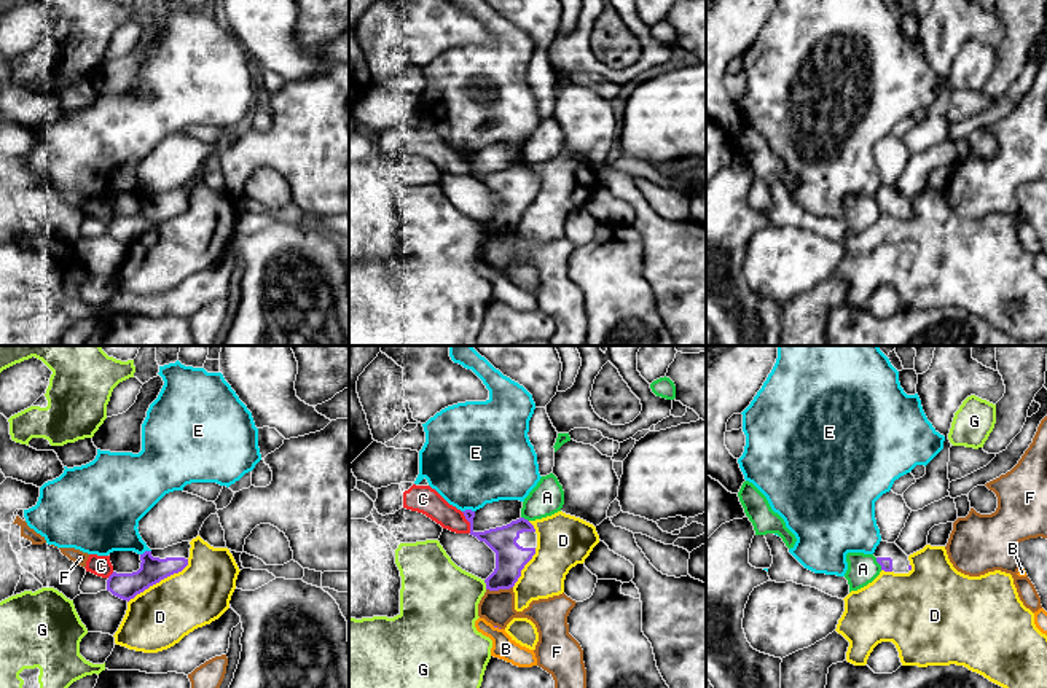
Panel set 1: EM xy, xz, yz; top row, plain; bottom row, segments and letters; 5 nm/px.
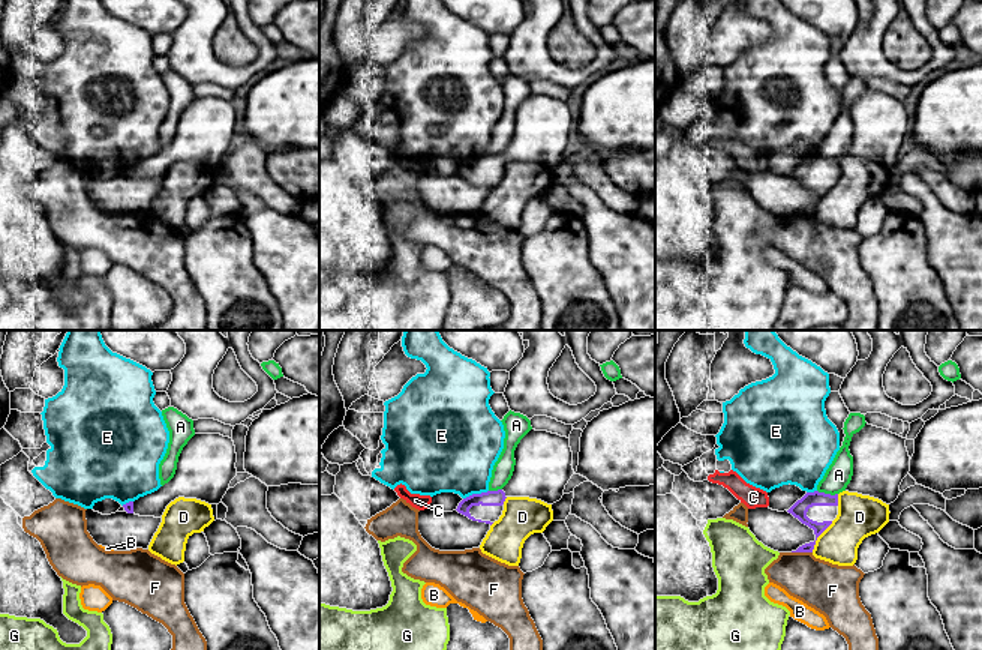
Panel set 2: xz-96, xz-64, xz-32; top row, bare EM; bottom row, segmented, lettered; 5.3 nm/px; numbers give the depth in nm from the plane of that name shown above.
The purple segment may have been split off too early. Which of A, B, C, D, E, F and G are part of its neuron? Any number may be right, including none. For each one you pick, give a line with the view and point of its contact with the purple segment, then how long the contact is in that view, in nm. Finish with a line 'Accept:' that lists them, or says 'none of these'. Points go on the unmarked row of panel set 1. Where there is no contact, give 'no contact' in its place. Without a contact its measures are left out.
Accept: none of these

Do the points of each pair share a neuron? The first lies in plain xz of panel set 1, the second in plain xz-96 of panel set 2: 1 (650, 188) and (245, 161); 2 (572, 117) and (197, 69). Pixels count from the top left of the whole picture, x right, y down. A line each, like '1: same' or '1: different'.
1: same
2: different

